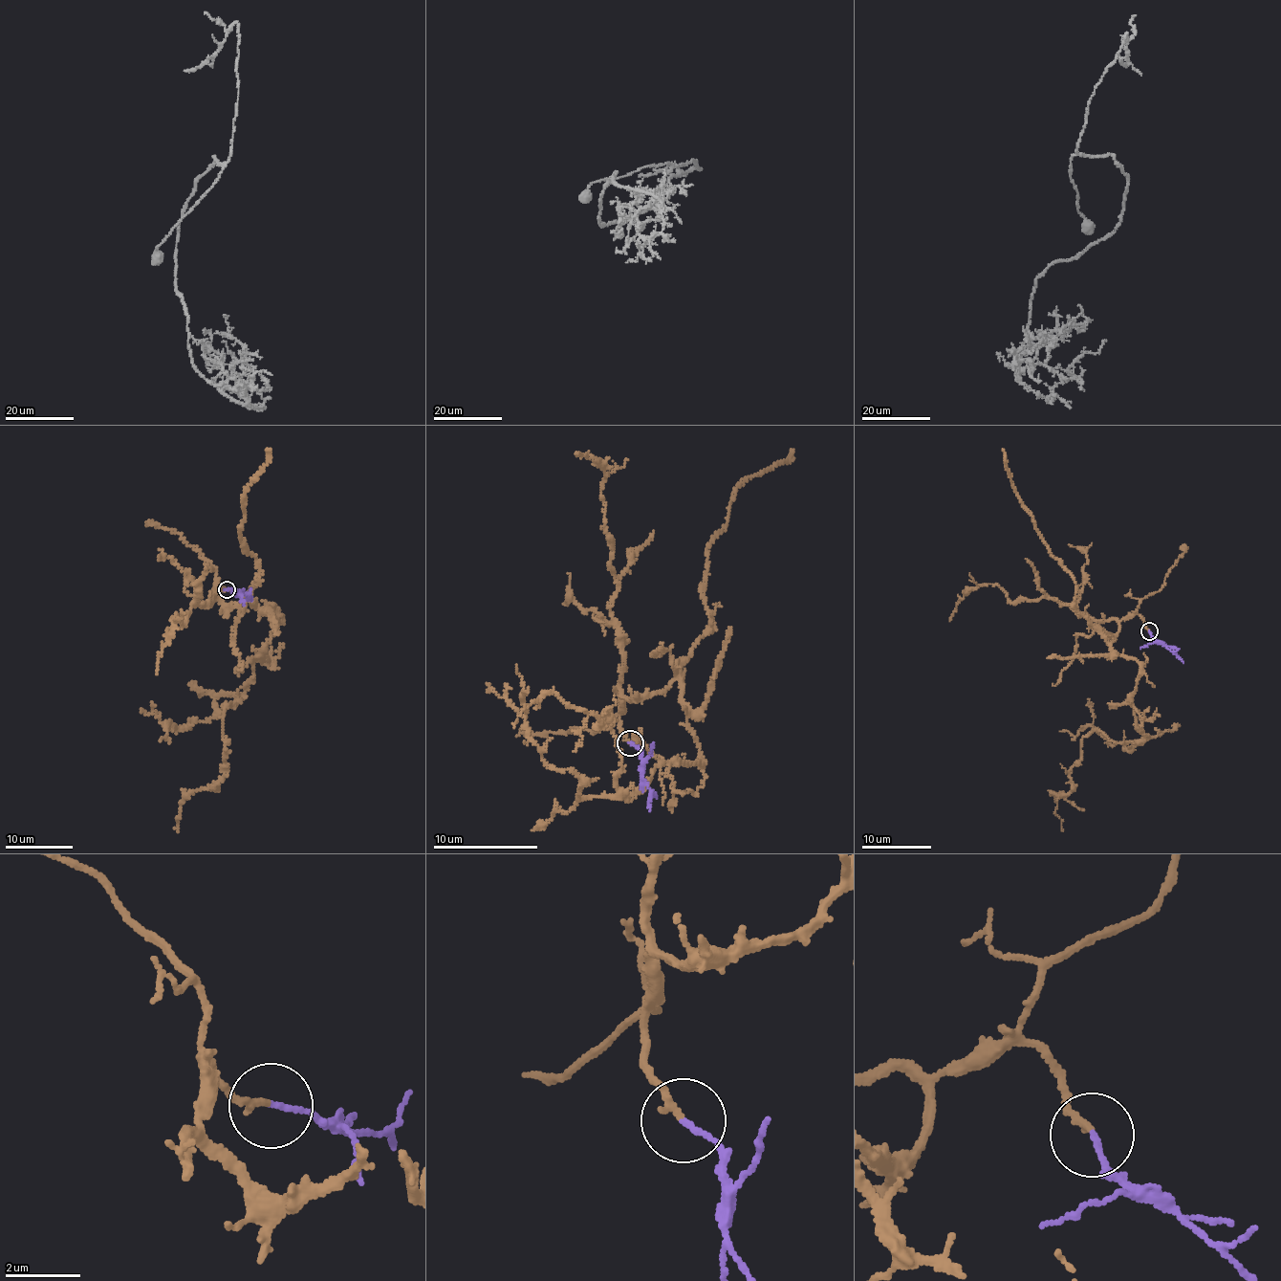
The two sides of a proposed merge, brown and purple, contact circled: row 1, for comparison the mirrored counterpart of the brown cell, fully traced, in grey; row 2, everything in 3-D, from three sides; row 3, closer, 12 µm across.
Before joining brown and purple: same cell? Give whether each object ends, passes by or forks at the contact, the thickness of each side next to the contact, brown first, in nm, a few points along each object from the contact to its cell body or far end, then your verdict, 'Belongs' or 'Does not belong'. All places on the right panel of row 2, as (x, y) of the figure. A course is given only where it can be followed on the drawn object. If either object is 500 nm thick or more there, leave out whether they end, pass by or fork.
At the ring brown ends. At the ring purple ends. Thickness 190 nm (brown) against 140 nm. Course of brown: (1149, 631), (1137, 614), (1100, 629), (1139, 666), (1143, 739), (1082, 738), (1072, 788), (1052, 793), (1063, 830). Course of purple: (1149, 631), (1153, 637), (1166, 644), (1183, 663). Belongs

